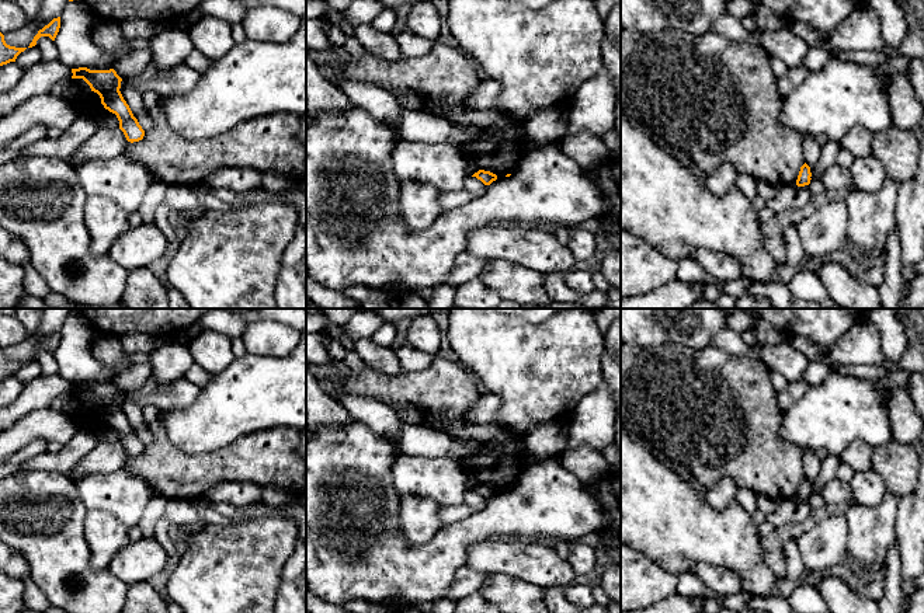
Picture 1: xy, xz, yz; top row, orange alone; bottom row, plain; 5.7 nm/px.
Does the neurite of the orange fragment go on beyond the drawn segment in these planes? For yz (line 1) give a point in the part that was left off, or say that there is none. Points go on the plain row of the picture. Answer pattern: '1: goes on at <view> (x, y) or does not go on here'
1: does not go on here

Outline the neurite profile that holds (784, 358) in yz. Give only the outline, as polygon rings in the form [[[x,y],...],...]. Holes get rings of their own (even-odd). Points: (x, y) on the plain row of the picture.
[[[789,341],[777,345],[754,344],[761,362],[770,372],[779,372],[789,383],[803,377],[809,359]]]

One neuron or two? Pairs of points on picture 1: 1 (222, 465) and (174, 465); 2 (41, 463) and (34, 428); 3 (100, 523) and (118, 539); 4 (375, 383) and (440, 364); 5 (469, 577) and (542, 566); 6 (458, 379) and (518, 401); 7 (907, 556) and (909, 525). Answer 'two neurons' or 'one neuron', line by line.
1: one neuron
2: two neurons
3: one neuron
4: one neuron
5: two neurons
6: two neurons
7: one neuron

